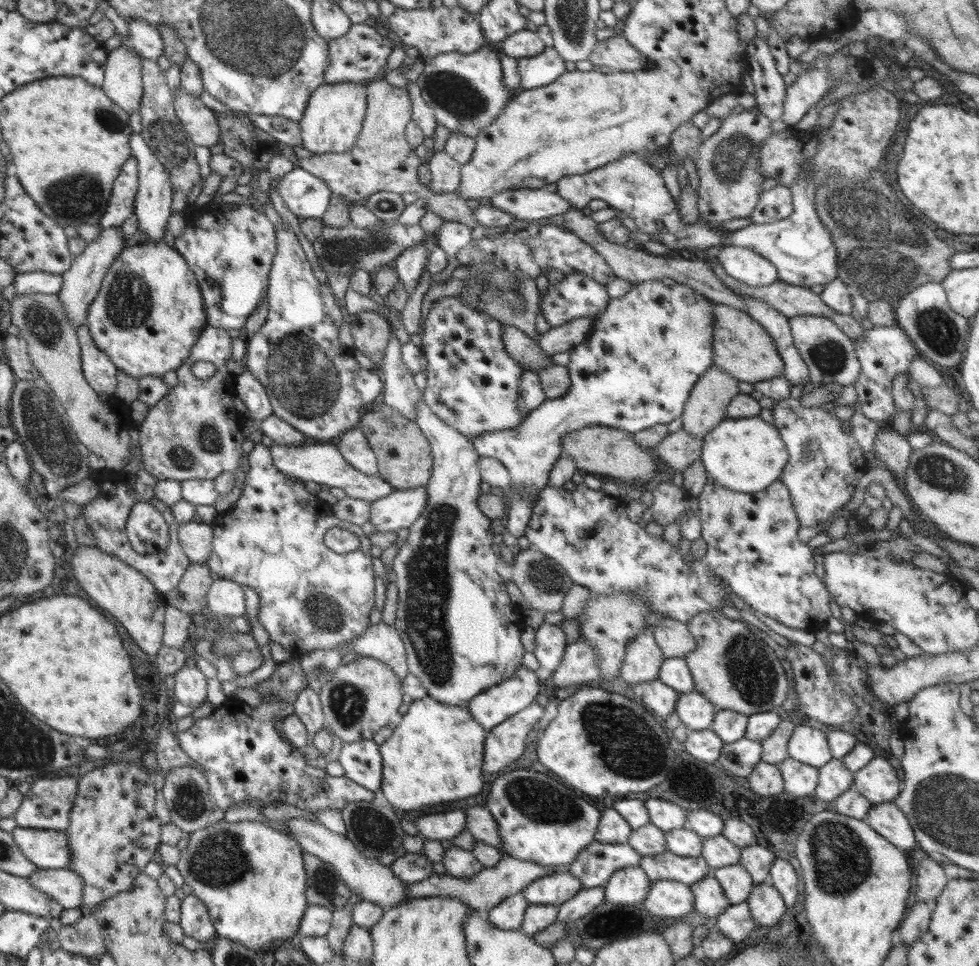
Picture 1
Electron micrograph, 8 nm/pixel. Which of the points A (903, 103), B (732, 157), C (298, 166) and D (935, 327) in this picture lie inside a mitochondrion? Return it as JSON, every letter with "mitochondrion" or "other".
{"A":"other","B":"mitochondrion","C":"other","D":"mitochondrion"}

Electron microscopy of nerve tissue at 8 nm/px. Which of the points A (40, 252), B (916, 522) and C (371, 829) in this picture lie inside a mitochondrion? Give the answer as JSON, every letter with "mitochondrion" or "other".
{"A":"other","B":"other","C":"mitochondrion"}

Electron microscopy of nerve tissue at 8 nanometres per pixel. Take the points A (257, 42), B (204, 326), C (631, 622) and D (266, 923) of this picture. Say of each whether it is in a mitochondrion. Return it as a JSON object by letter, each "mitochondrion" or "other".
{"A":"mitochondrion","B":"other","C":"other","D":"other"}

